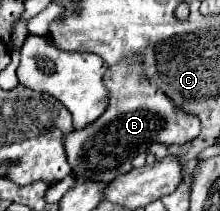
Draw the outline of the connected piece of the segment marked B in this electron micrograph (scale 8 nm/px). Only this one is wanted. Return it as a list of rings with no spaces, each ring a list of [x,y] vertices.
[[[129,60],[109,66],[105,74],[109,88],[109,108],[105,114],[83,130],[73,130],[65,136],[65,152],[73,174],[95,182],[109,182],[131,170],[131,160],[153,142],[185,144],[199,134],[197,118],[177,110],[171,100],[155,88],[149,80],[141,78],[141,62]]]

